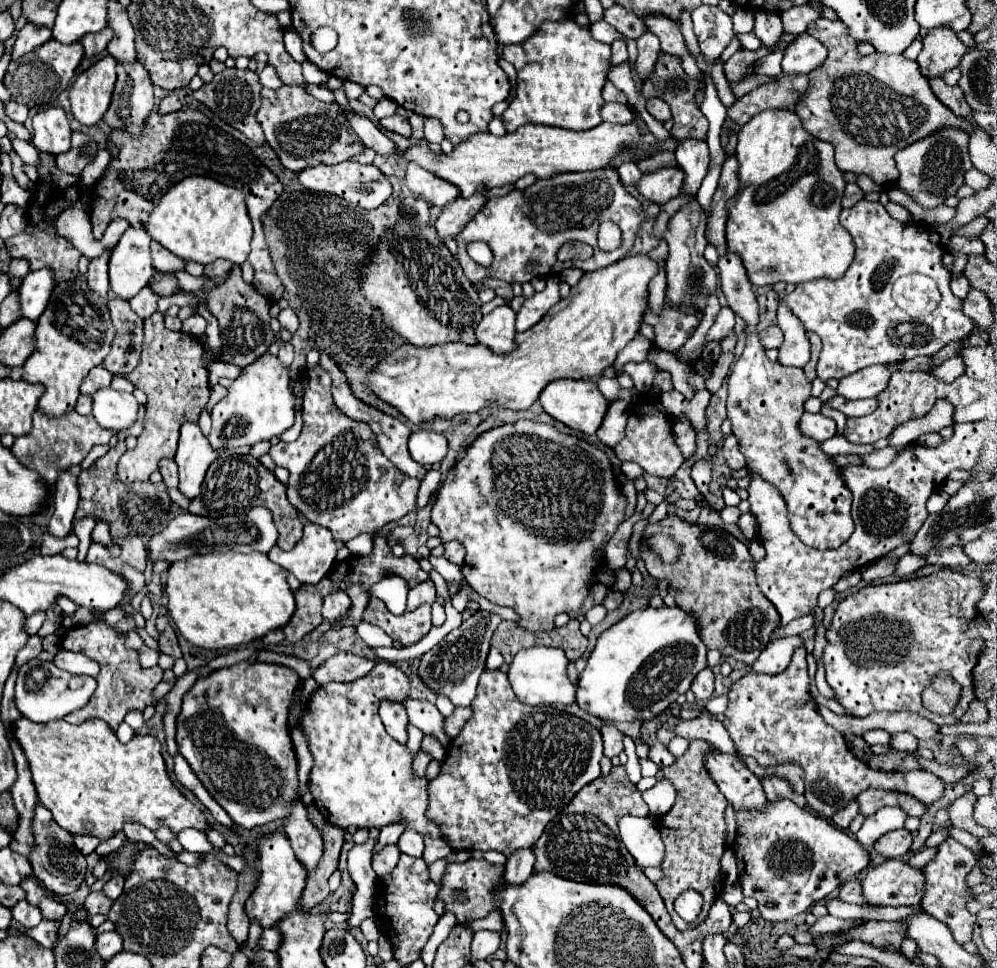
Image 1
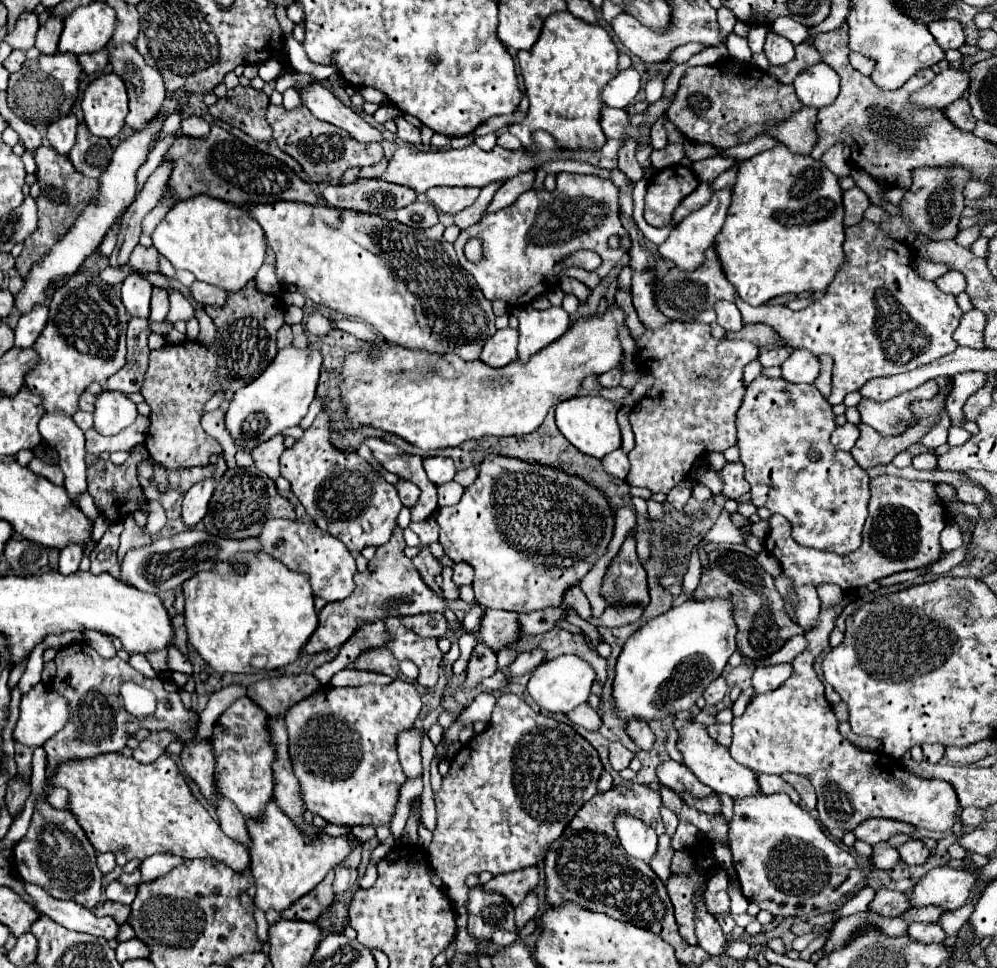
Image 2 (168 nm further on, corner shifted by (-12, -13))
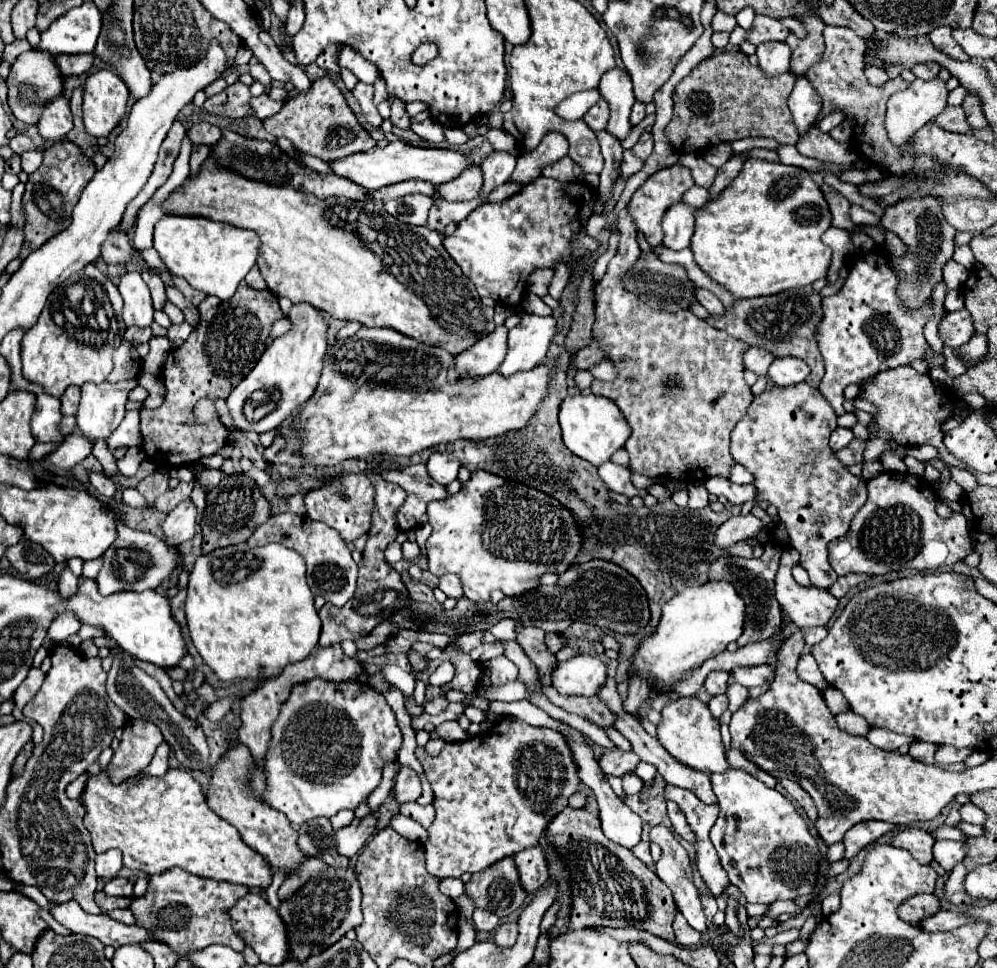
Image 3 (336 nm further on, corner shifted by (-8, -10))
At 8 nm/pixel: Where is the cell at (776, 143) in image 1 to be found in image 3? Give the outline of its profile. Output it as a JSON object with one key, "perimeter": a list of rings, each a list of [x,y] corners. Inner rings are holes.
{"perimeter":[[[748,159],[742,167],[742,173],[714,199],[710,199],[704,207],[696,209],[696,231],[692,235],[692,253],[694,253],[694,261],[696,265],[718,285],[722,285],[726,291],[730,291],[734,297],[738,299],[750,299],[750,297],[762,297],[762,295],[776,295],[780,291],[786,289],[794,289],[794,287],[804,287],[814,283],[816,279],[824,279],[828,275],[828,267],[830,267],[830,257],[832,257],[832,249],[826,247],[822,243],[822,233],[830,227],[830,211],[826,205],[826,199],[820,193],[820,187],[812,181],[810,173],[800,169],[800,167],[792,167],[792,165],[782,165],[782,163],[770,163],[770,161],[762,161],[762,159]]]}

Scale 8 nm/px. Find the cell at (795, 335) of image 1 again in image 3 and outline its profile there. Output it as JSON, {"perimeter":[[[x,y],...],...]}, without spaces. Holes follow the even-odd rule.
{"perimeter":[[[784,357],[784,359],[772,361],[768,369],[768,377],[772,379],[774,385],[790,387],[790,385],[802,383],[810,375],[808,369],[810,367],[804,361],[798,361],[798,357]]]}

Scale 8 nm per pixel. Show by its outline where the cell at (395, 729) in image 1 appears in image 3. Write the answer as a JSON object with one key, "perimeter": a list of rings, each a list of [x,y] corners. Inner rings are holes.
{"perimeter":[[[402,767],[398,777],[396,777],[396,785],[394,785],[394,799],[396,803],[408,803],[408,801],[416,801],[420,797],[420,781],[418,775],[408,769]]]}

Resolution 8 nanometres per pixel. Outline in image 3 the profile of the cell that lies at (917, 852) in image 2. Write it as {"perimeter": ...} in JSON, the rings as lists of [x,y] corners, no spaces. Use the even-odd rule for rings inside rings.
{"perimeter":[[[908,827],[898,831],[892,837],[892,843],[896,847],[908,849],[910,855],[920,861],[920,863],[930,863],[932,861],[932,845],[934,845],[934,837],[928,831],[922,831],[920,827]]]}

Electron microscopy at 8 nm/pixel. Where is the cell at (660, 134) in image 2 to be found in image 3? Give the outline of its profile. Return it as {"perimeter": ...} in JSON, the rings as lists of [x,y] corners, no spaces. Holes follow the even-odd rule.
{"perimeter":[[[642,133],[640,141],[632,147],[632,153],[638,157],[638,159],[648,159],[648,155],[652,153],[652,147],[654,147],[654,141],[652,141],[652,133]]]}

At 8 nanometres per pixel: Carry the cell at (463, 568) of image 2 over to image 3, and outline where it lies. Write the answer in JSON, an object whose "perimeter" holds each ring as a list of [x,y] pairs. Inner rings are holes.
{"perimeter":[[[450,575],[450,577],[440,577],[440,583],[438,583],[438,587],[444,591],[444,595],[446,597],[450,597],[450,599],[460,599],[464,593],[462,593],[462,583],[454,577],[454,575]]]}

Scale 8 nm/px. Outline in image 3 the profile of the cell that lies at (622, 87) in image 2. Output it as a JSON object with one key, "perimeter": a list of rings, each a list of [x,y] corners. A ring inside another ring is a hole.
{"perimeter":[[[596,89],[592,91],[582,91],[582,93],[574,93],[570,97],[566,97],[558,107],[556,113],[566,119],[566,121],[578,121],[584,117],[584,113],[590,109],[590,105],[594,105],[600,99],[600,93]]]}

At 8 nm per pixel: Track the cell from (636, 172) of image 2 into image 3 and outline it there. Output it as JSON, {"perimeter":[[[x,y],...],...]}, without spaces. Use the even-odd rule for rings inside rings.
{"perimeter":[[[610,69],[602,75],[602,81],[598,85],[598,91],[602,95],[602,99],[608,101],[610,107],[610,119],[608,119],[608,131],[618,137],[624,139],[632,125],[630,125],[630,109],[634,105],[634,95],[632,95],[632,81],[630,75],[624,69]]]}

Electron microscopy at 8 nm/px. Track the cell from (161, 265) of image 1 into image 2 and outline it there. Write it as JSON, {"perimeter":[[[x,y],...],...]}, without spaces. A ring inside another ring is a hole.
{"perimeter":[[[138,244],[138,248],[134,248],[132,256],[130,256],[130,266],[136,270],[144,270],[144,272],[158,272],[160,264],[158,264],[158,250],[156,248],[142,248]]]}

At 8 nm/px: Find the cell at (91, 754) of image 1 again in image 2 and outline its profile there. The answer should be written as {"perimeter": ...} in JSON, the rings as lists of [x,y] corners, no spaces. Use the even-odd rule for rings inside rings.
{"perimeter":[[[120,752],[66,760],[54,768],[50,786],[70,792],[68,808],[86,832],[86,838],[98,852],[112,852],[118,866],[160,852],[184,858],[214,858],[236,872],[242,872],[250,864],[248,850],[222,832],[220,824],[192,796],[176,762],[168,754],[150,764],[126,758]]]}

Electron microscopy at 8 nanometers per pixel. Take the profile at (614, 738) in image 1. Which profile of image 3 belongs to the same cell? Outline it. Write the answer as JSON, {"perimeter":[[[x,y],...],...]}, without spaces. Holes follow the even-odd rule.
{"perimeter":[[[612,749],[612,751],[604,751],[604,755],[600,757],[600,767],[606,775],[616,775],[622,777],[628,771],[634,771],[636,765],[640,763],[640,757],[634,751],[622,751],[622,749]]]}

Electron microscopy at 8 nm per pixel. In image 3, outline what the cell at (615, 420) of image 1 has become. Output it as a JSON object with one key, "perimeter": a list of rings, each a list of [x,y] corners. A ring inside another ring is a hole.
{"perimeter":[[[612,461],[602,463],[602,465],[598,467],[598,475],[602,477],[602,481],[606,483],[606,487],[608,487],[610,491],[622,493],[622,495],[626,495],[626,497],[636,497],[636,495],[644,497],[644,495],[646,495],[642,489],[636,489],[636,487],[632,485],[632,481],[630,481],[630,471],[624,469],[624,467],[620,467],[620,465],[616,465],[616,463],[612,463]]]}

